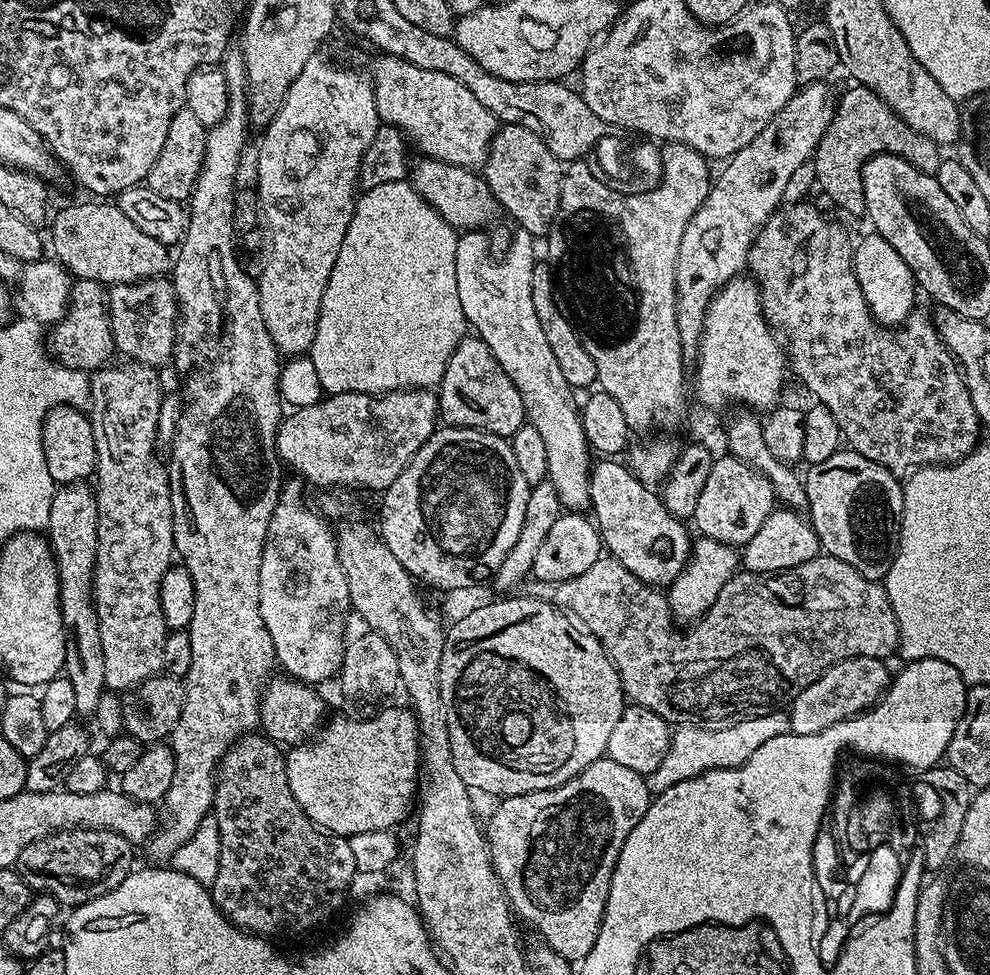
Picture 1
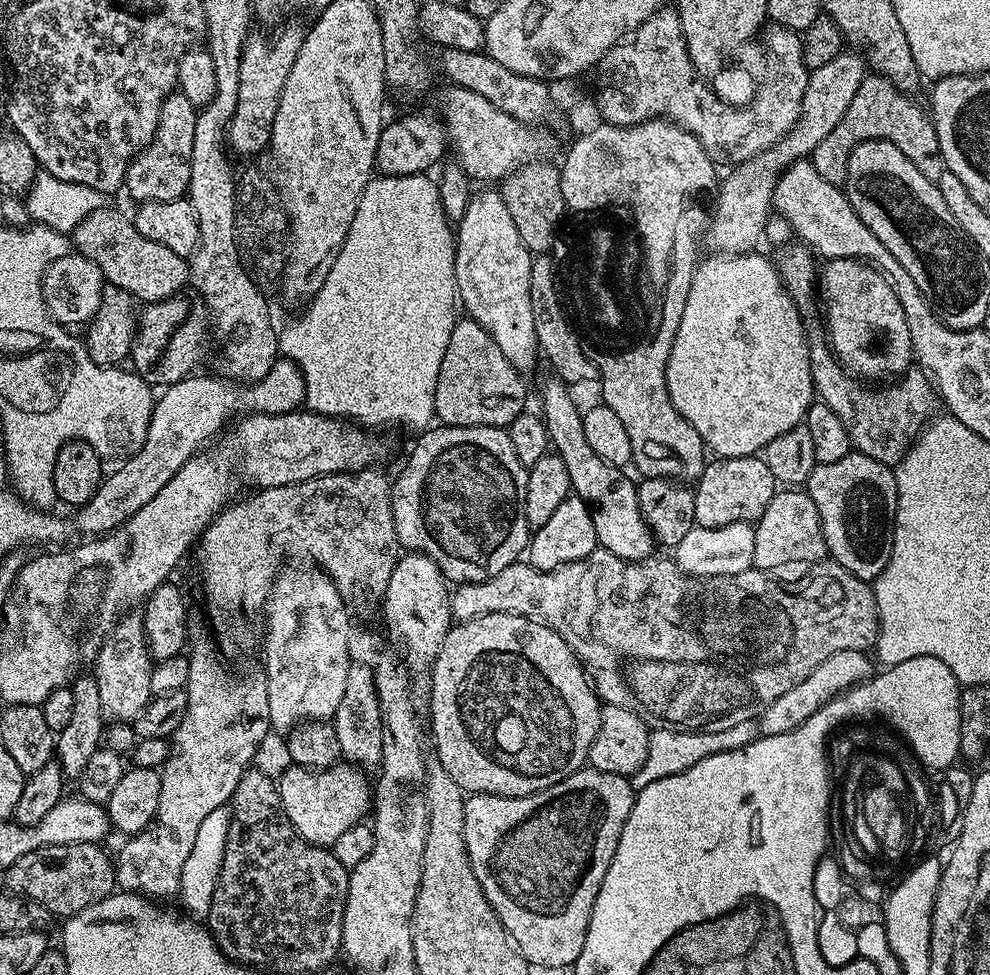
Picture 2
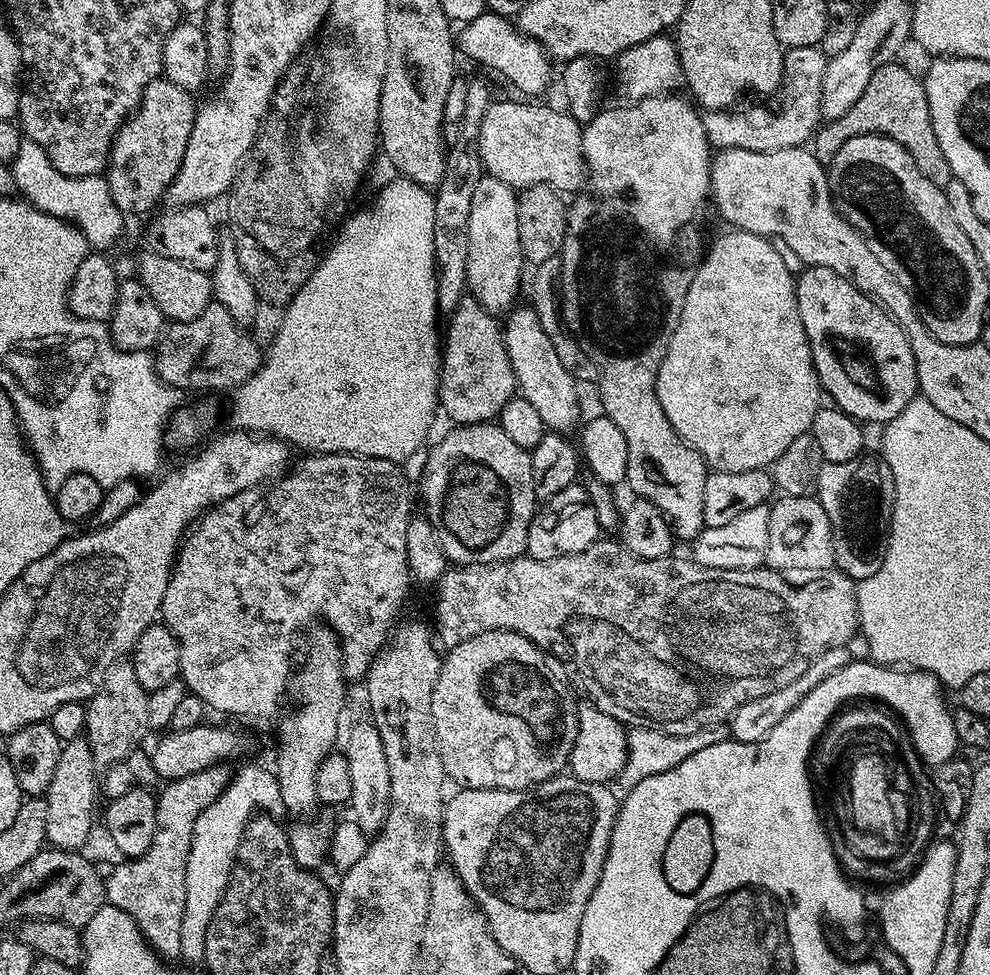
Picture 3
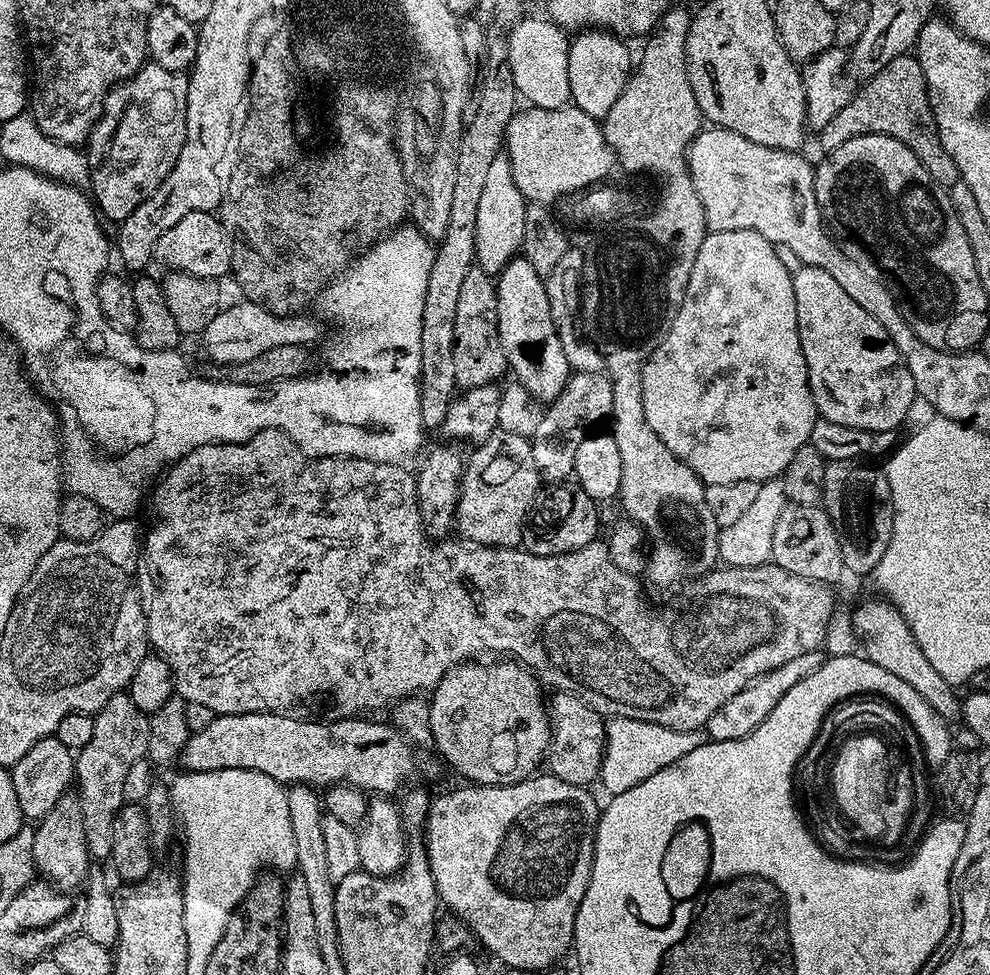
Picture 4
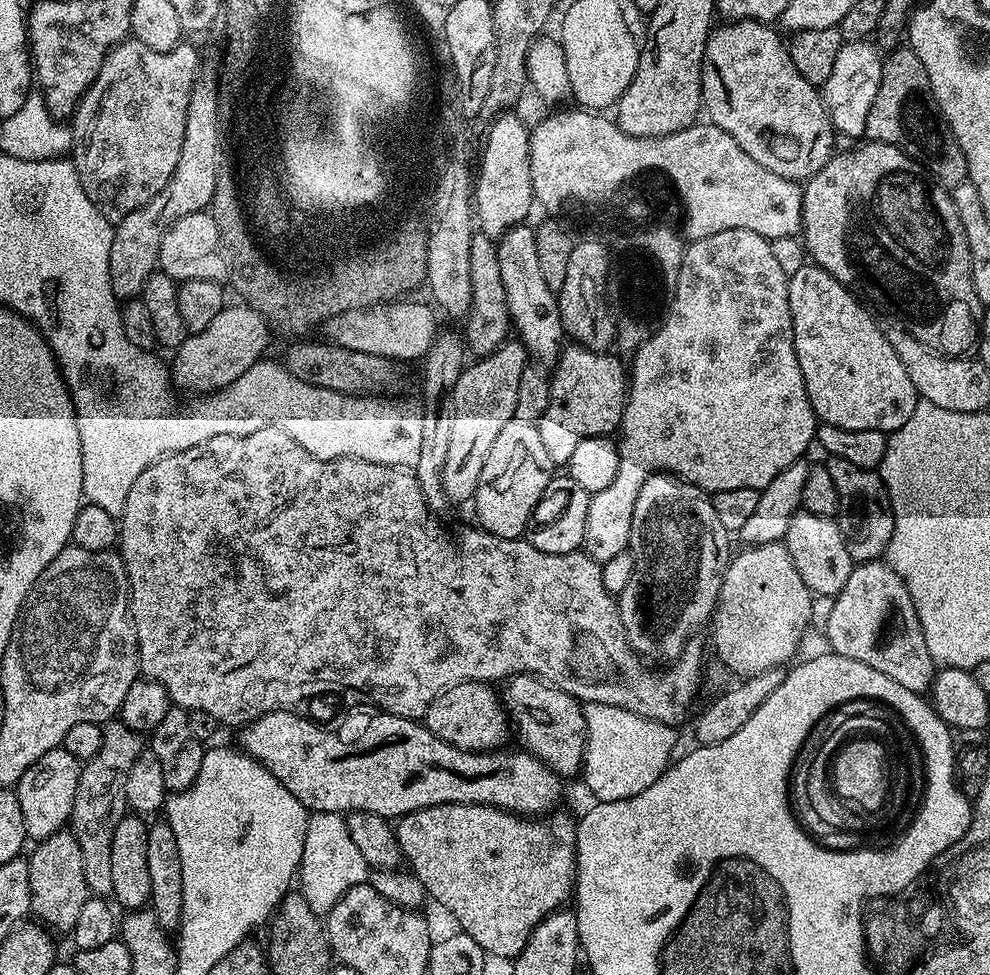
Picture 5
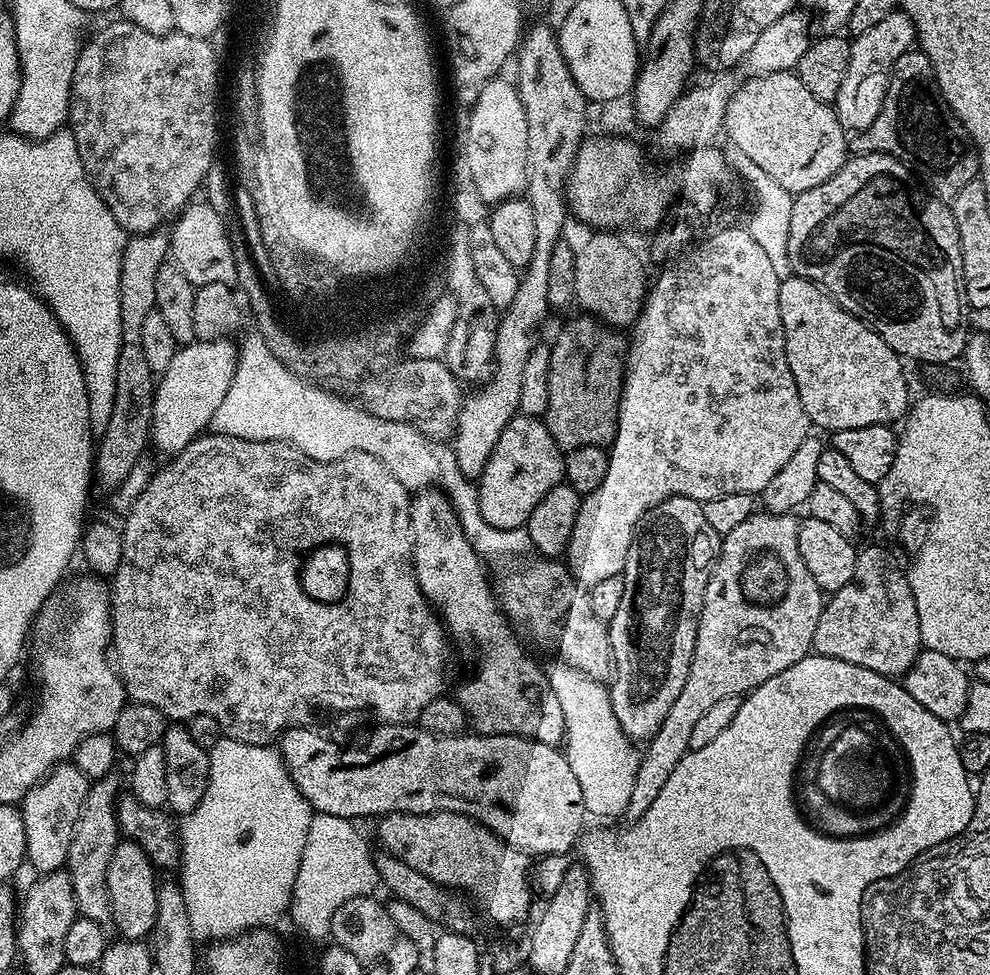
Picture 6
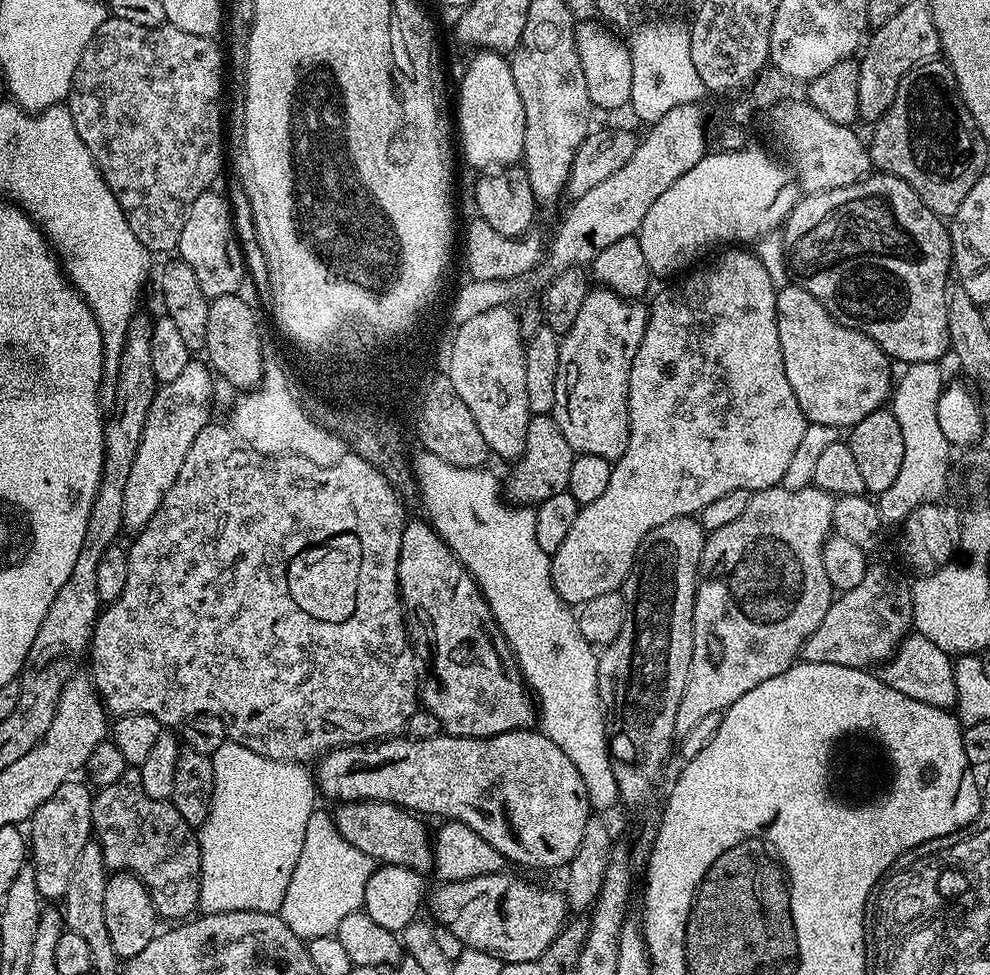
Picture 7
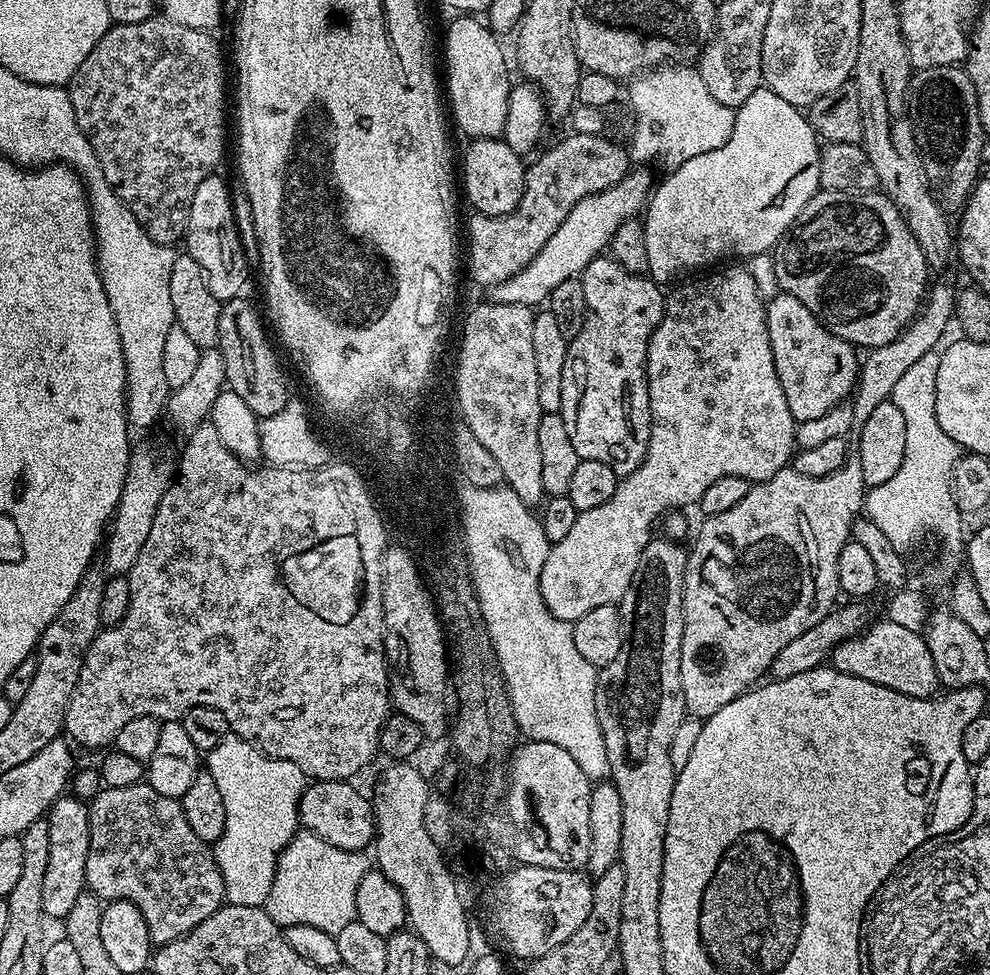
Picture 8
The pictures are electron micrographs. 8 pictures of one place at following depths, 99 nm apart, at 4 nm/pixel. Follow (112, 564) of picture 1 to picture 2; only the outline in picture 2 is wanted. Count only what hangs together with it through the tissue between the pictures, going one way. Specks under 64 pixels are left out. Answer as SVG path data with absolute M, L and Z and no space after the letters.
M125 614L104 638L104 645L94 661L94 675L102 710L109 721L135 721L148 701L153 699L150 674L153 666L148 640L144 637L144 618L140 614Z

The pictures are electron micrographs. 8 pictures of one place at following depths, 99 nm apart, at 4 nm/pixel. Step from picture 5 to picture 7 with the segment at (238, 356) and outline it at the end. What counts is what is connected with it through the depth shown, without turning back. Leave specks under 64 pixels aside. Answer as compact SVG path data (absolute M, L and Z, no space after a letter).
M193 362L174 378L174 382L160 384L154 394L154 402L150 402L150 410L146 414L146 426L142 430L142 442L138 442L138 454L134 458L130 475L126 481L126 491L122 501L122 522L125 533L138 534L154 518L158 506L162 506L162 498L170 494L170 486L178 479L178 470L182 470L182 462L186 458L186 450L194 446L194 438L198 438L198 430L202 430L213 419L212 416L212 380L214 372L207 363Z

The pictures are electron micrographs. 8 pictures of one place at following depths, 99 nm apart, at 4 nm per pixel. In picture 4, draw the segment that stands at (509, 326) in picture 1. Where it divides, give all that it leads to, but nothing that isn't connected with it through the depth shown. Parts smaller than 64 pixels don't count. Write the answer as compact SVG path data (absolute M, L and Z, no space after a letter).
M507 155L494 158L478 201L478 222L474 230L475 263L489 274L499 274L523 249L522 234L529 205L512 177Z

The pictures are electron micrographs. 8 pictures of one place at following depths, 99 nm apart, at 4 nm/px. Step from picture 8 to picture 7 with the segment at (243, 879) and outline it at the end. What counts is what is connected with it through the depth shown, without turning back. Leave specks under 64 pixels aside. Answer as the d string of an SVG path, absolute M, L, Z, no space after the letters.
M226 742L218 746L216 753L211 756L214 766L214 794L210 814L206 822L199 825L200 837L200 907L201 913L206 912L274 912L279 913L282 906L282 898L286 898L286 886L290 886L290 878L294 874L294 866L298 866L298 854L302 854L302 842L306 838L306 821L310 814L317 811L316 796L318 797L318 785L313 773L308 772L303 763L291 760L271 760L262 754L254 754L254 750L246 750L246 746L235 742Z

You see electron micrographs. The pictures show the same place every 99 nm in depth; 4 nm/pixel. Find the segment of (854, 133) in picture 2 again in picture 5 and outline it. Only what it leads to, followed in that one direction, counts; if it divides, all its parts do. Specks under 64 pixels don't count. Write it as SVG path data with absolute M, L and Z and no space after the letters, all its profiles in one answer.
M907 46L897 47L887 53L882 82L878 94L874 94L874 106L866 118L864 136L869 141L877 140L902 149L911 160L917 160L924 171L943 188L951 190L968 179L966 154L954 138L930 86L926 66Z

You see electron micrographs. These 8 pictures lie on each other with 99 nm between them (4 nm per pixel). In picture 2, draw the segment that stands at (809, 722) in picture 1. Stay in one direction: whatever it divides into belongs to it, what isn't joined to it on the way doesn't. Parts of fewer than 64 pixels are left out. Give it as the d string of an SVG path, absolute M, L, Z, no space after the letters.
M838 650L838 654L830 654L830 658L826 658L826 662L818 662L818 666L814 666L814 670L810 670L810 674L806 674L806 678L802 678L802 682L798 682L798 686L786 690L786 694L782 694L782 698L774 698L774 702L770 702L770 706L766 706L766 710L761 712L758 717L759 735L773 736L794 730L806 718L810 718L810 714L814 714L822 706L826 706L826 702L830 702L832 697L839 696L841 692L845 692L855 684L861 684L873 675L874 667L872 668L871 663L873 664L873 661L868 652Z

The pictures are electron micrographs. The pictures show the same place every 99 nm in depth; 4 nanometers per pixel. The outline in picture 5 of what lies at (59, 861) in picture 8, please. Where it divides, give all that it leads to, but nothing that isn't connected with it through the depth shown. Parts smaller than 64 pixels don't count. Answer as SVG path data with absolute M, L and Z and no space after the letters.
M62 746L46 750L46 754L42 754L42 758L38 758L38 762L34 762L34 766L30 766L30 770L26 770L26 774L22 774L20 781L14 785L18 806L22 806L22 818L29 841L39 842L50 838L69 823L74 794L78 794L81 767L81 760L74 758L74 754Z

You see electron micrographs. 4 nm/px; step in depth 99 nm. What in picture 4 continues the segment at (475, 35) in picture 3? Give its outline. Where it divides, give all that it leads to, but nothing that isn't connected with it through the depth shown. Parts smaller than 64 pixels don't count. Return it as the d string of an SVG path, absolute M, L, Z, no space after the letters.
M530 16L521 17L521 20L509 29L508 32L508 61L510 62L510 70L511 74L514 77L514 84L516 86L517 93L524 99L524 97L528 100L526 101L531 107L542 108L542 109L560 109L563 107L567 107L571 103L570 99L570 85L568 81L568 56L569 56L569 48L570 48L570 40L567 37L567 33L557 27L555 23L547 18L530 18Z

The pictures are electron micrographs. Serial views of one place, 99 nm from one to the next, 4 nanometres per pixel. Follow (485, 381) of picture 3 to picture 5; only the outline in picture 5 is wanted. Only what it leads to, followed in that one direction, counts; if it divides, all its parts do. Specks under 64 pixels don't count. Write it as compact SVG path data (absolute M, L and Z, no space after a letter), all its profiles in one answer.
M476 234L470 242L470 286L472 287L472 308L466 317L462 336L466 348L473 357L488 356L500 348L510 336L510 321L506 306L506 286L502 286L502 273L498 267L498 254L493 237Z

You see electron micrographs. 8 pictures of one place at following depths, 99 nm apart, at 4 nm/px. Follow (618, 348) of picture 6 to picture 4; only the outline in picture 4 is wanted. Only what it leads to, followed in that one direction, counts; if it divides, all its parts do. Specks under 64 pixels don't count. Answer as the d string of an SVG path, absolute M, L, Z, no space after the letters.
M572 372L558 398L545 407L542 423L530 437L534 450L534 464L538 466L541 481L555 486L567 481L574 473L574 453L582 442L597 427L600 419L611 417L614 406L612 381L604 372L582 374Z

